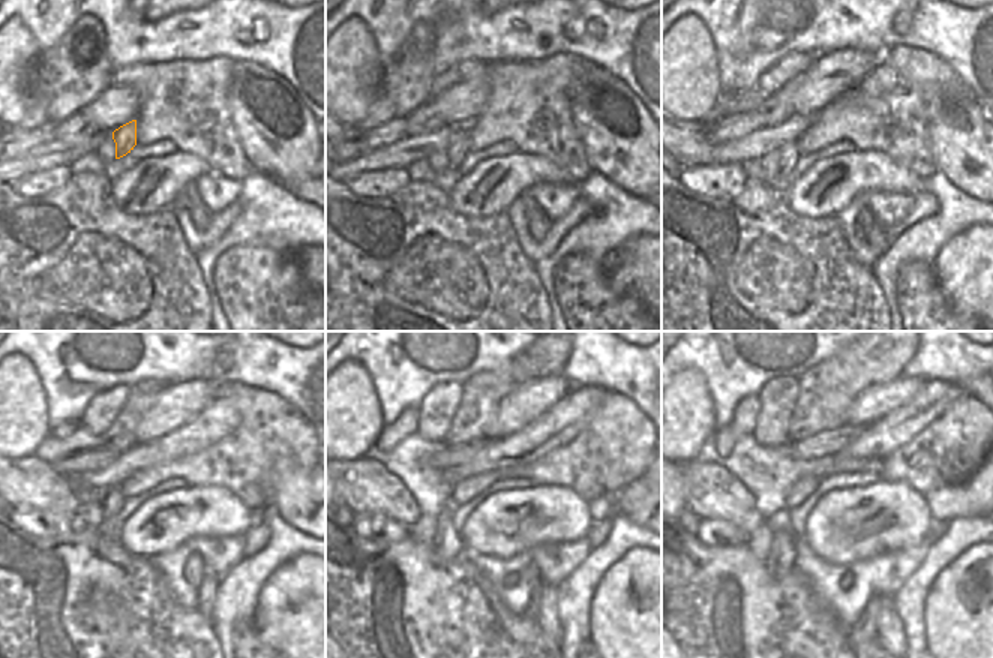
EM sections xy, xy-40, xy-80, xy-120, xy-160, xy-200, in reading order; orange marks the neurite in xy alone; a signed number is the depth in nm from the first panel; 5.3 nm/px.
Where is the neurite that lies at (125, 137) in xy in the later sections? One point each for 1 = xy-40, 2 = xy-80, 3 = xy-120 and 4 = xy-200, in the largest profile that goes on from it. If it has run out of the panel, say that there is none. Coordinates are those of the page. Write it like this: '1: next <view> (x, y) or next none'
1: next xy-40 (458, 147)
2: next xy-80 (788, 156)
3: next xy-120 (113, 501)
4: next xy-200 (783, 547)

